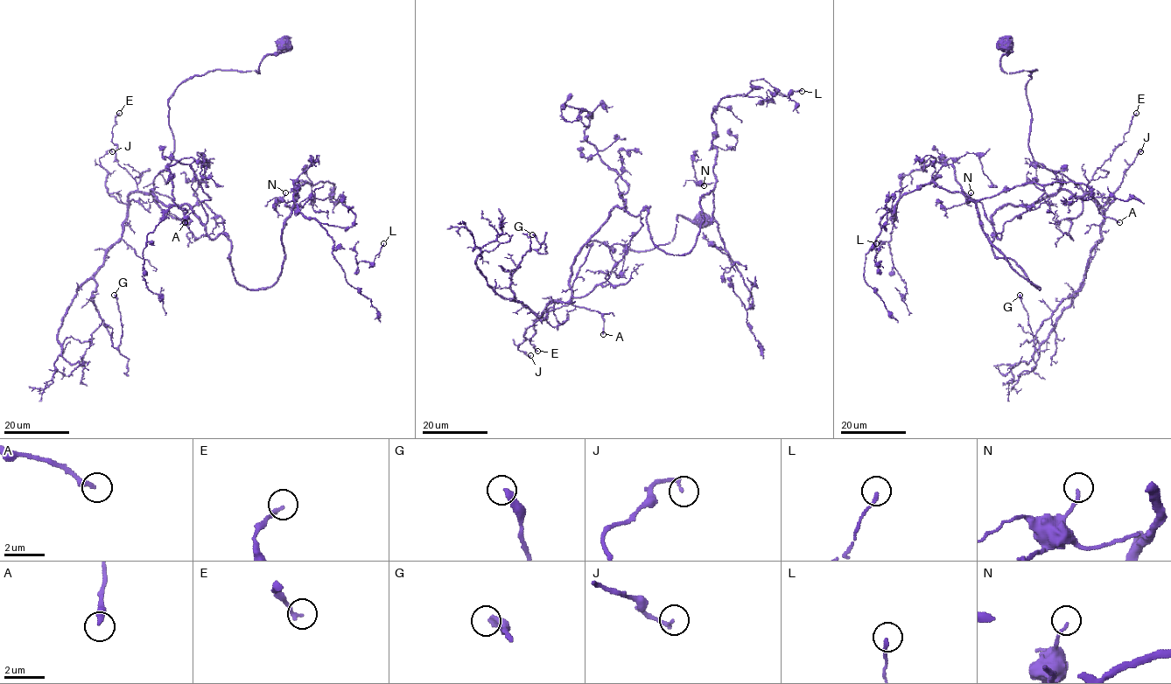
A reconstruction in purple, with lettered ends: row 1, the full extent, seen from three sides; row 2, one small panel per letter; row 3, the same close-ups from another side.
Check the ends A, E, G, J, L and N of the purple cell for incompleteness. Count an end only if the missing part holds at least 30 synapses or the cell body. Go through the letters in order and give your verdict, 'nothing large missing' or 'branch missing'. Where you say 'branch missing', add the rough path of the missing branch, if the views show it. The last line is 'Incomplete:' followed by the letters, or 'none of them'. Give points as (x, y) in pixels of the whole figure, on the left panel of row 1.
A: nothing large missing
E: nothing large missing
G: nothing large missing
J: nothing large missing
L: nothing large missing
N: nothing large missing
Incomplete: none of them

